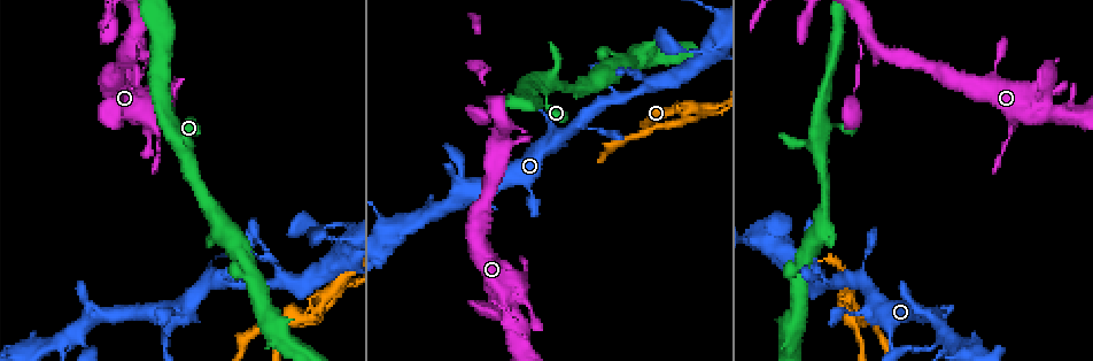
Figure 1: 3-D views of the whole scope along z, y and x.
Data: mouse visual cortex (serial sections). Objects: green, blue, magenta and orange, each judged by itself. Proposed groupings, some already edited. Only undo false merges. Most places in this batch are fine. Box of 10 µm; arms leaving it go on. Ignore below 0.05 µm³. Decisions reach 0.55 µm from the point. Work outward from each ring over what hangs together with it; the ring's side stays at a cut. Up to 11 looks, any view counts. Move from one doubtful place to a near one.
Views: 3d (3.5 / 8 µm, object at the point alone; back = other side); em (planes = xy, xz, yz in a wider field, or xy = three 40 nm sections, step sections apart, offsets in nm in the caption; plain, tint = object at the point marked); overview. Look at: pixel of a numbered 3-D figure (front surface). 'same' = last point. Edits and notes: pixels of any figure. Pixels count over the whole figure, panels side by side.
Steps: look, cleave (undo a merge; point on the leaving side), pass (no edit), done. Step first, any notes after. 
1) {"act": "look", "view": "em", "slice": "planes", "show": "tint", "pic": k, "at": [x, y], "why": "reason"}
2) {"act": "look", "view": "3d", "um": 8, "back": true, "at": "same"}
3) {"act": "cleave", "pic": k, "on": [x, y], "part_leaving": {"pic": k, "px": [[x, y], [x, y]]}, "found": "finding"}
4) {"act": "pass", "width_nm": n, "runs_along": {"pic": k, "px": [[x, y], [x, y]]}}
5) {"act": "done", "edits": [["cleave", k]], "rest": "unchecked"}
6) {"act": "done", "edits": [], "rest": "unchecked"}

{"act": "look", "view": "3d", "um": 3.5, "pic": 1, "at": [340, 224], "why": "abrupt turn"}

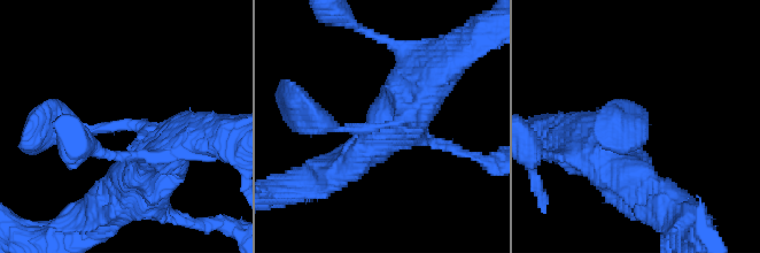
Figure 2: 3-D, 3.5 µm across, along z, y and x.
{"act": "look", "view": "em", "slice": "xy", "step": 2, "show": "tint", "pic": 2, "at": [122, 126], "arm_widths_nm": [200, 600]}

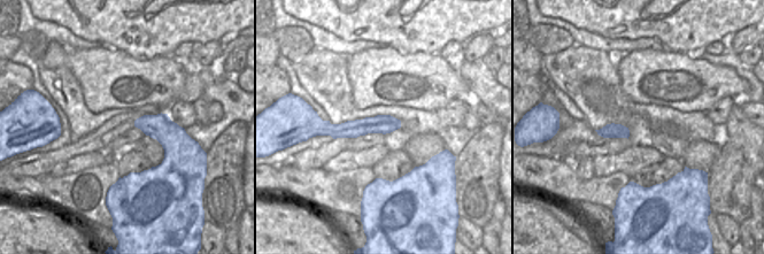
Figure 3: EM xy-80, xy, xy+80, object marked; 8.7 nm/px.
{"act": "pass", "runs_along": {"pic": 2, "px": [[148, 171], [46, 129]]}, "found": "all the same cell"}

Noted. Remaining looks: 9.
{"act": "look", "view": "3d", "um": 3.5, "pic": 1, "at": [843, 292], "why": "abrupt turn"}

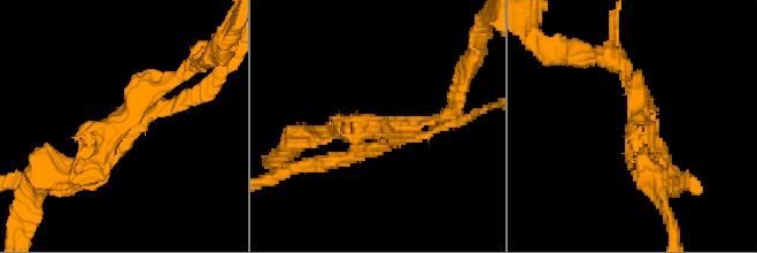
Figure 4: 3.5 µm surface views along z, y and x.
{"act": "look", "view": "em", "slice": "xy", "step": 3, "show": "tint", "pic": 4, "at": [640, 123], "arms": 4, "arm_widths_nm": [150, 150, 200, 200], "why": "now the EM"}

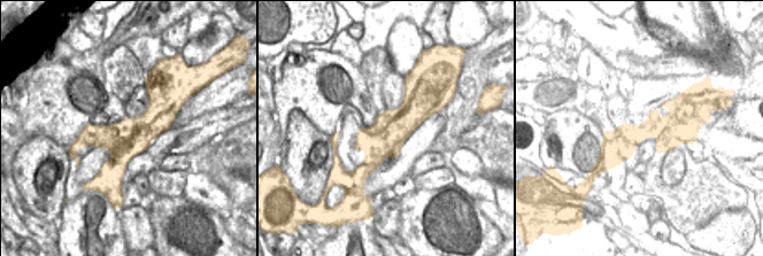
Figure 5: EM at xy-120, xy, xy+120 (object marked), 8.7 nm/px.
{"act": "cleave", "pic": 4, "on": [197, 99], "part_leaving": {"pic": 4, "px": [[384, 142], [346, 159], [300, 165]]}, "found": "two cells meet here"}

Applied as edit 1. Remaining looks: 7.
{"act": "look", "view": "3d", "um": 3.5, "pic": 1, "at": [171, 311], "why": "narrows sharply"}

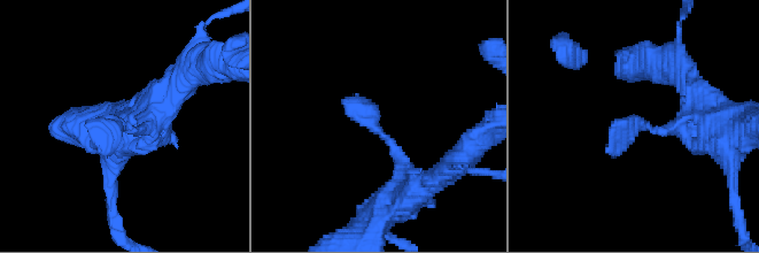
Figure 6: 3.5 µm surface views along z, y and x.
{"act": "look", "view": "em", "slice": "xy", "step": 2, "show": "tint", "pic": 6, "at": [121, 125], "why": "need the tissue"}

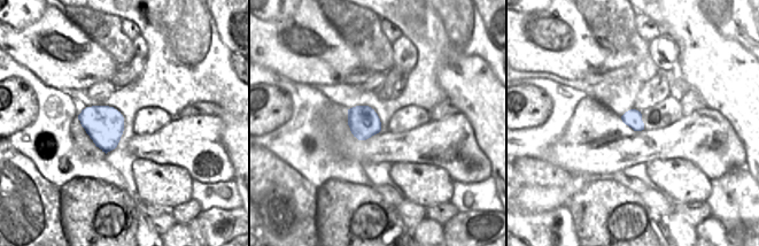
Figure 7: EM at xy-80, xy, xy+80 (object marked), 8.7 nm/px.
{"act": "pass", "runs_along": {"pic": 6, "px": [[397, 201], [412, 177], [356, 94]]}, "found": "all the same cell"}

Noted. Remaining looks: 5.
{"act": "look", "view": "overview", "why": "see it whole again"}

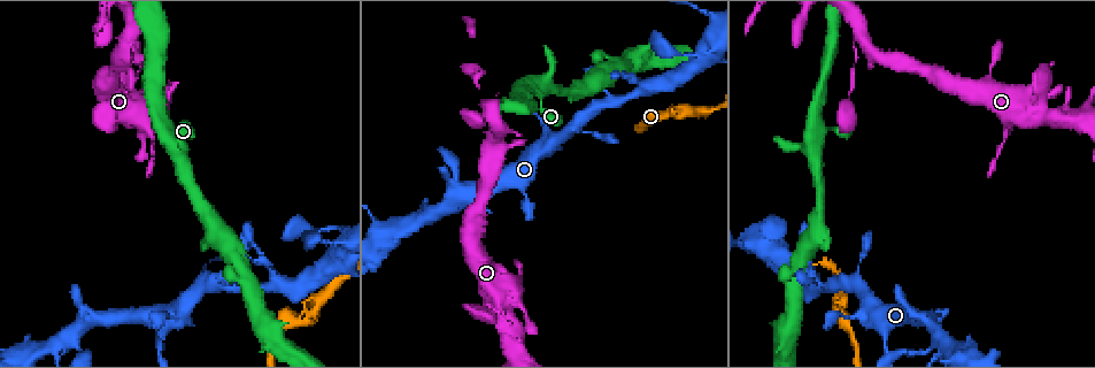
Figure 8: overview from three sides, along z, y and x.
{"act": "look", "view": "3d", "um": 8, "pic": 8, "at": [525, 80], "why": "abrupt turn"}

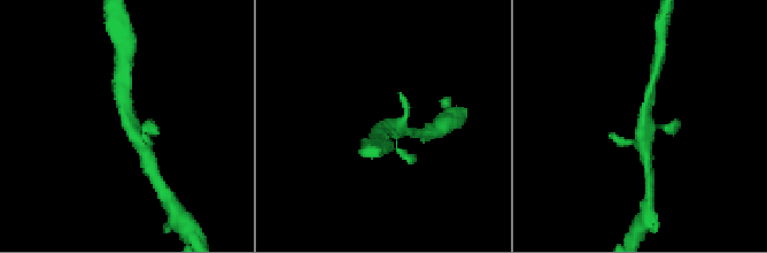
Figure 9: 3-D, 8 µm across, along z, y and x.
{"act": "look", "view": "3d", "um": 3.5, "at": "same"}

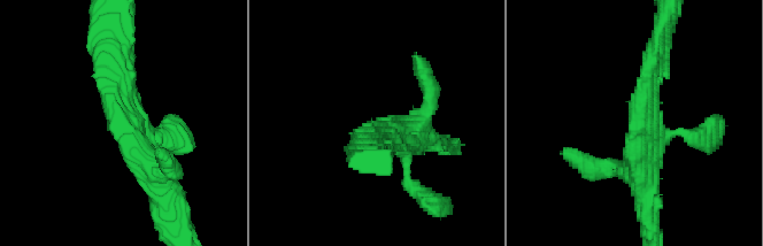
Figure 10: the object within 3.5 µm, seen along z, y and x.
{"act": "pass", "runs_along": {"pic": 10, "px": [[151, 133], [113, 101], [113, 35]]}, "found": "one cell here"}

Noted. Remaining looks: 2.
{"act": "done", "edits": [["cleave", 4]], "rest": "unchecked"}

